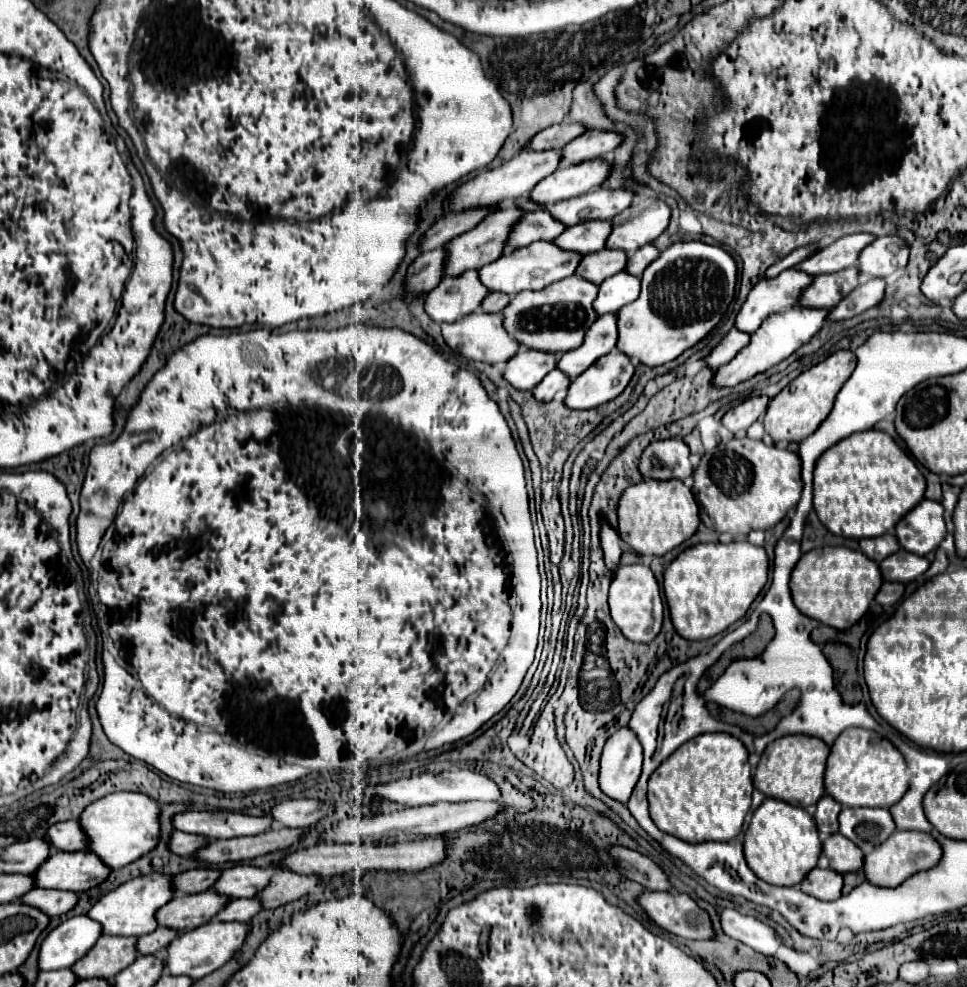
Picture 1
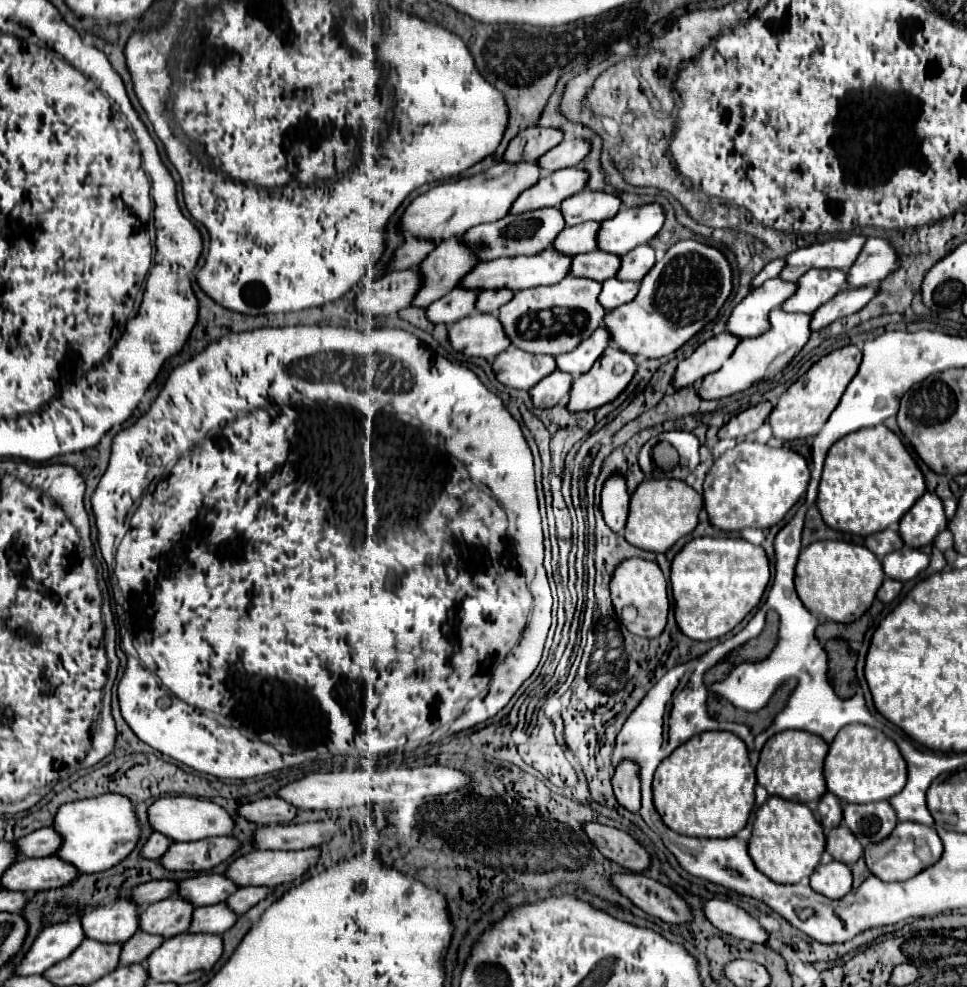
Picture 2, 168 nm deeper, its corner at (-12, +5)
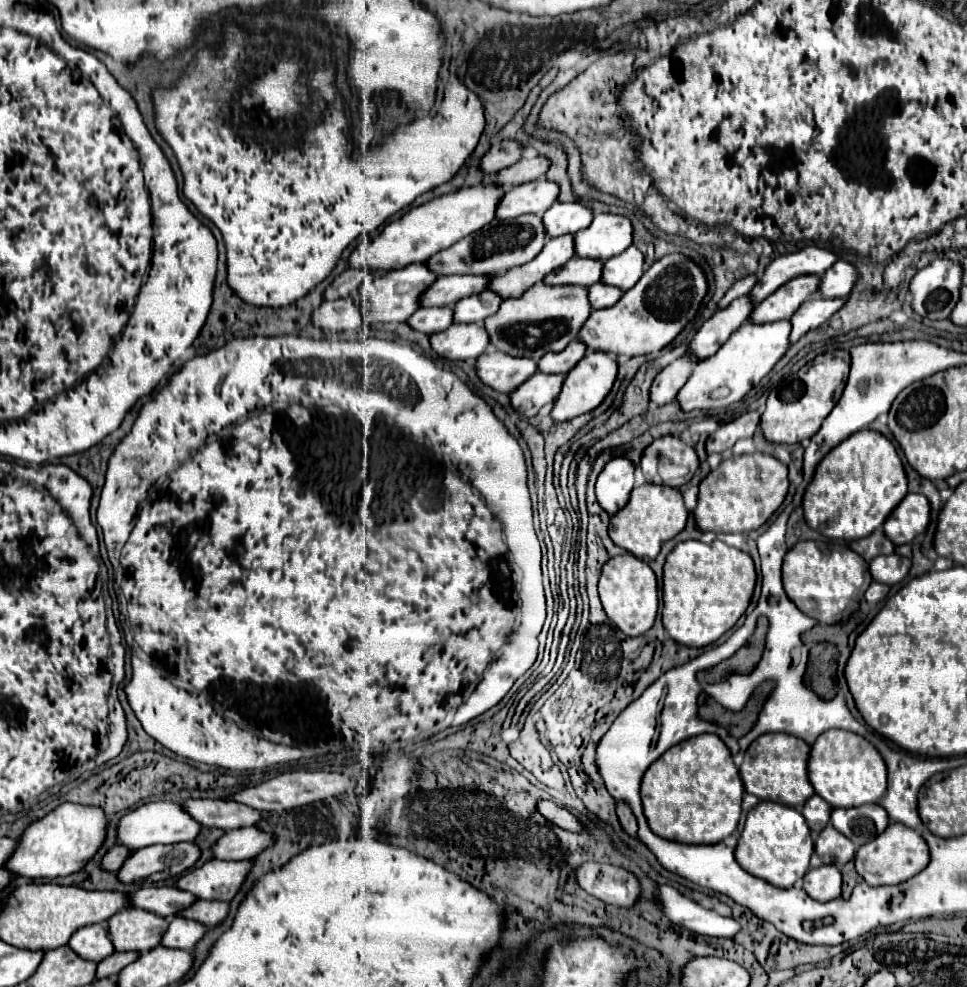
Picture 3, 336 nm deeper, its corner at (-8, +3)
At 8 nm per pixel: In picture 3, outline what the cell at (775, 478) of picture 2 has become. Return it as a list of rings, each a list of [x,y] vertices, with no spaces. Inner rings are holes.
[[[761,452],[727,458],[699,484],[699,500],[695,508],[697,528],[715,534],[743,534],[757,530],[775,514],[787,492],[789,472],[777,458]]]

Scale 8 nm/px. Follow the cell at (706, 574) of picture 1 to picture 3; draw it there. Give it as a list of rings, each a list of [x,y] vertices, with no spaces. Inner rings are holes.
[[[719,540],[713,544],[679,542],[663,566],[663,626],[667,634],[693,648],[713,644],[745,614],[755,582],[755,564],[747,552]]]

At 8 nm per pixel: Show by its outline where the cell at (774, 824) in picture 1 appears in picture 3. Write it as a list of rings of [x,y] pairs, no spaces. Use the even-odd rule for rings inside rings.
[[[759,802],[753,810],[749,810],[745,828],[735,848],[735,858],[741,868],[779,888],[791,888],[797,878],[805,876],[811,854],[813,838],[803,814],[777,802]]]

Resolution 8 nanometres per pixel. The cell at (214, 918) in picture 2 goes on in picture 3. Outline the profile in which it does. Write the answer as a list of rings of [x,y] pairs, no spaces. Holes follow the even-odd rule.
[[[175,916],[169,922],[169,928],[163,936],[163,946],[167,948],[181,948],[181,950],[193,950],[195,944],[205,936],[209,928],[197,920],[189,920],[189,918],[181,918]]]

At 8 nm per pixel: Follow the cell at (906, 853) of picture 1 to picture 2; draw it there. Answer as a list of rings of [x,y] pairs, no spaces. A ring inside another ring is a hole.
[[[899,822],[895,826],[893,834],[889,834],[889,838],[885,838],[885,842],[865,846],[863,858],[873,876],[877,876],[883,882],[895,882],[895,880],[913,878],[927,866],[935,864],[941,858],[941,854],[943,854],[943,844],[931,826],[923,826],[923,824],[915,824],[915,822]]]

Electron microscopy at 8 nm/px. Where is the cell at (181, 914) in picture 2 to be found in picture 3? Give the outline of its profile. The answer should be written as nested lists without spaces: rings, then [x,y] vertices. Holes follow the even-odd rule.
[[[125,908],[117,912],[109,922],[109,934],[113,936],[115,950],[139,950],[147,952],[161,944],[163,934],[169,928],[167,918],[161,918],[143,908]]]

